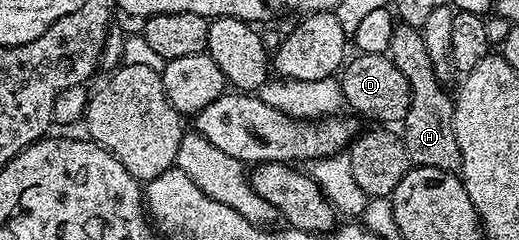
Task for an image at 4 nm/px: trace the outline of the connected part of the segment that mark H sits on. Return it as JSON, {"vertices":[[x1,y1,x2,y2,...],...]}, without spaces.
{"vertices":[[396,24,389,50,391,62,409,79,411,102,401,122,401,136,412,166,437,167,450,173,462,170,461,151,455,134,455,102,437,79,437,71,427,50,426,36,418,28]]}

